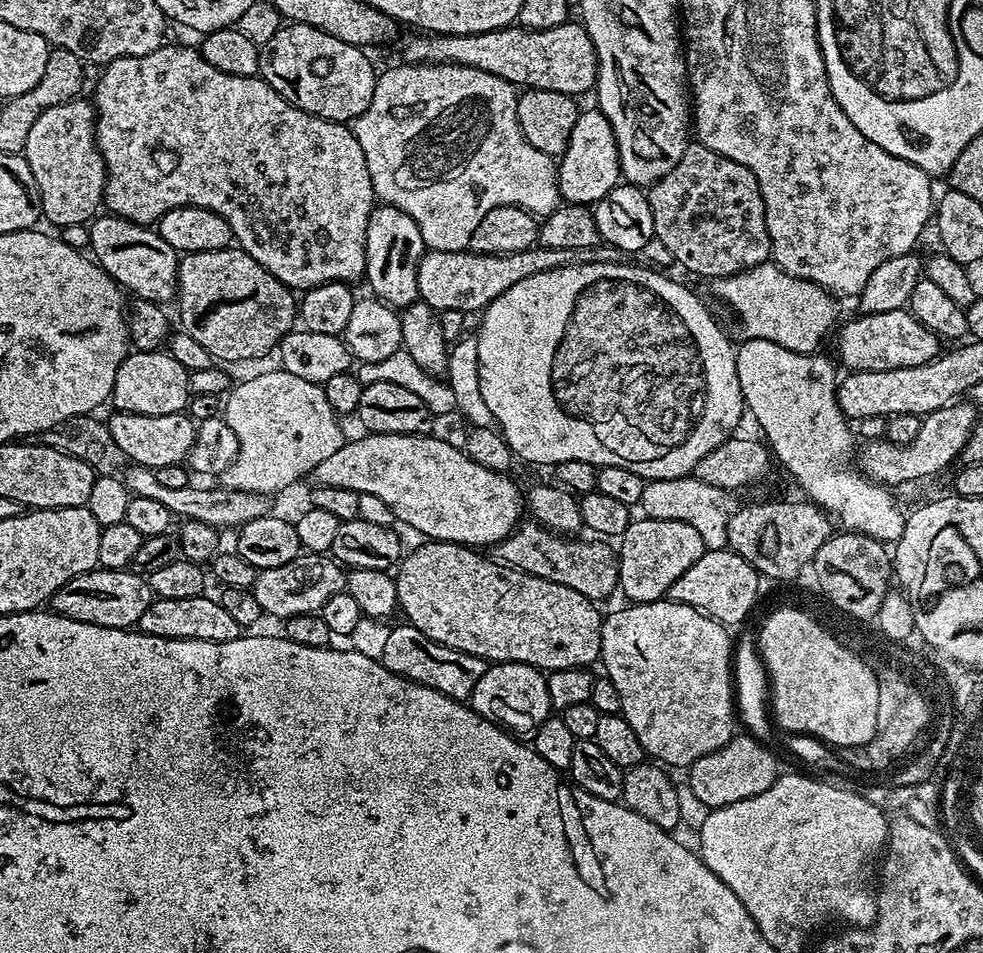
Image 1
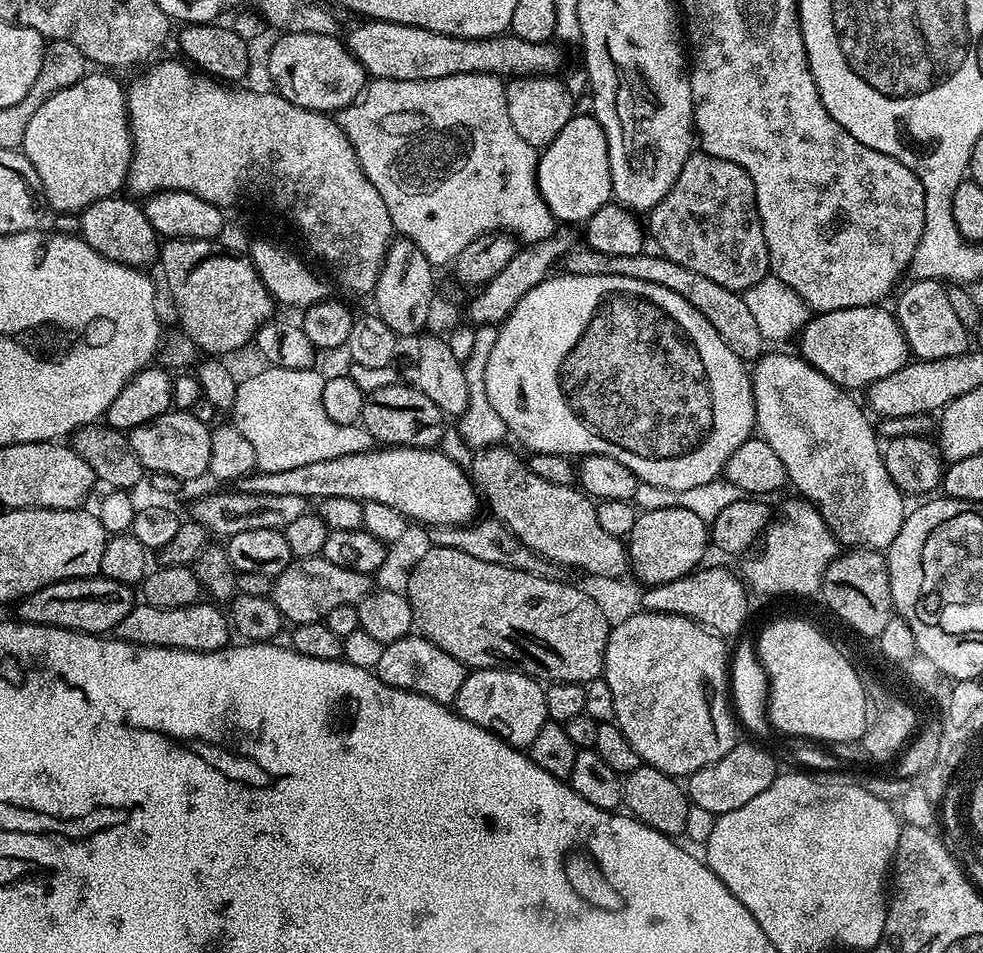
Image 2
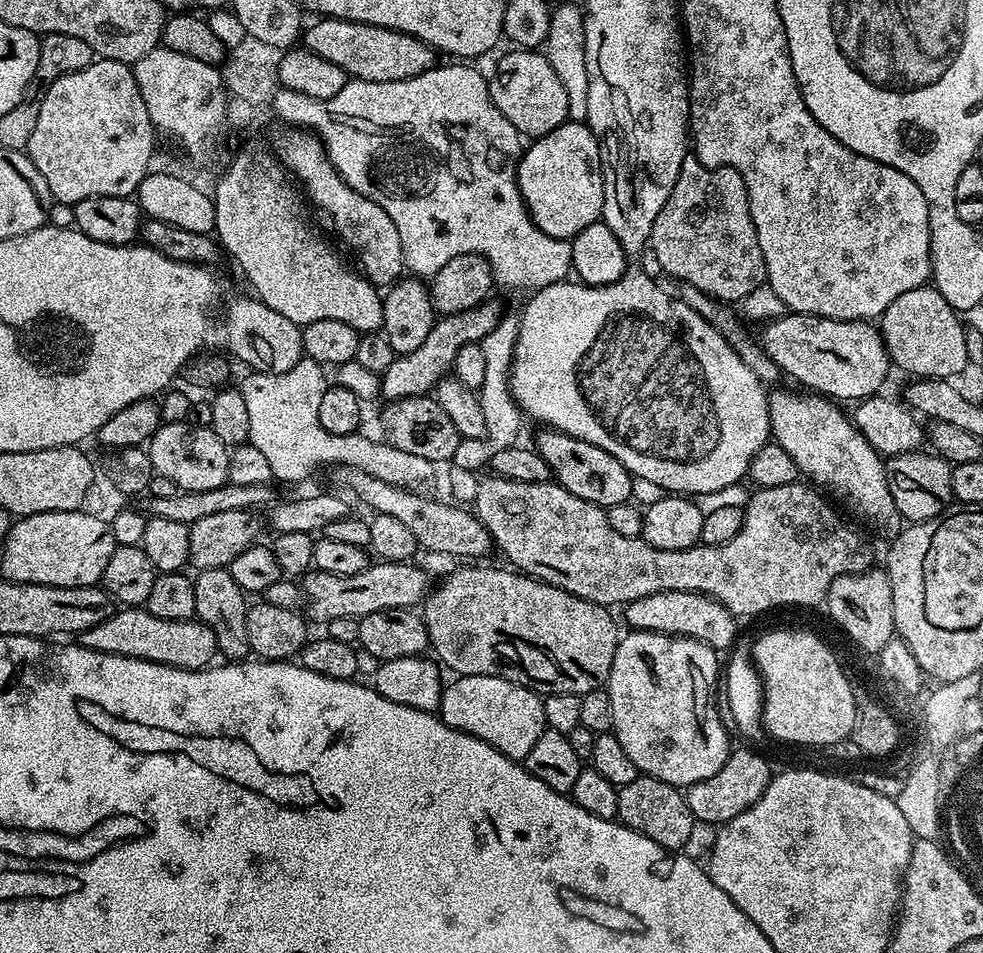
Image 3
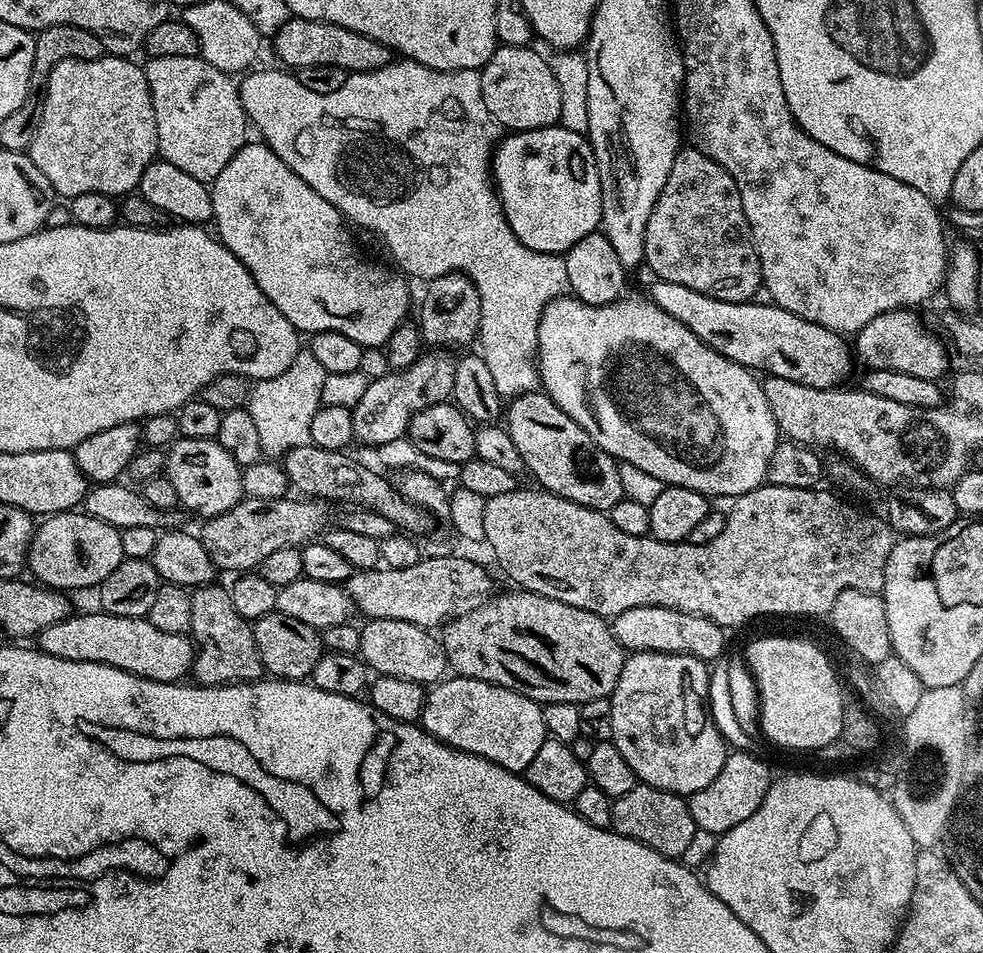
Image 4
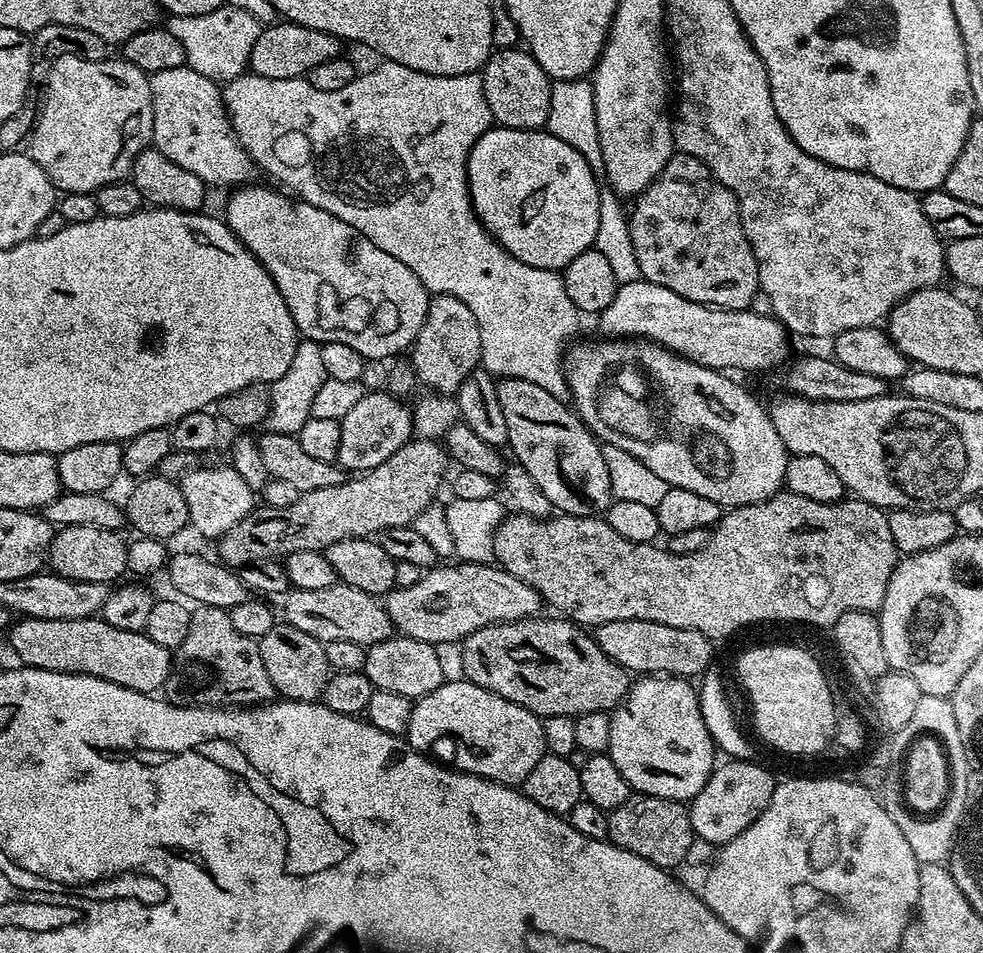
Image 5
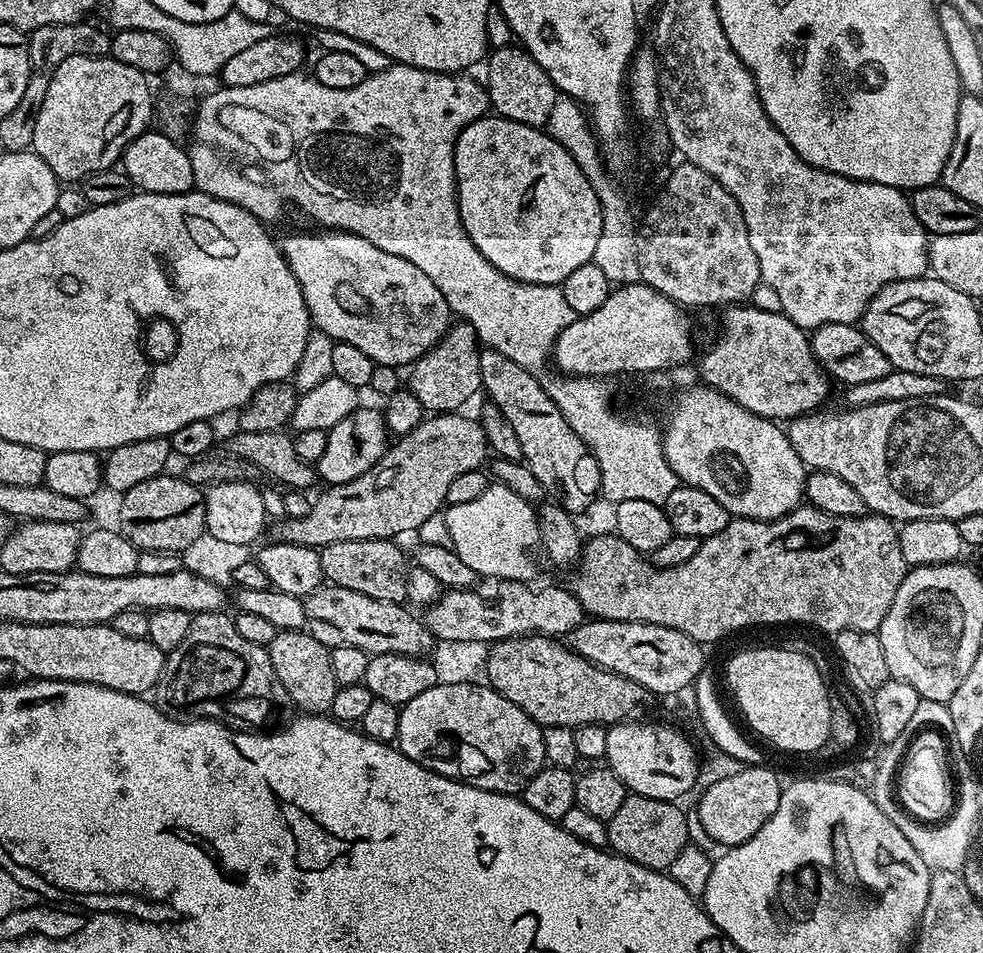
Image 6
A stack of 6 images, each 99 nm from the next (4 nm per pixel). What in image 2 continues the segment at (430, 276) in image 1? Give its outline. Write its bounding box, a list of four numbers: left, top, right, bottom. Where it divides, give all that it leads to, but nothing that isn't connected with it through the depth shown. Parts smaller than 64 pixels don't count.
[562,246,766,362]

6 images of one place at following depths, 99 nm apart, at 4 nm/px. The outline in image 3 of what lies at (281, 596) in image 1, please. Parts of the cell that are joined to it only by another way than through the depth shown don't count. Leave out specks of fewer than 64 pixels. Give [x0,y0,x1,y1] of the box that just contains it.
[302,562,430,622]

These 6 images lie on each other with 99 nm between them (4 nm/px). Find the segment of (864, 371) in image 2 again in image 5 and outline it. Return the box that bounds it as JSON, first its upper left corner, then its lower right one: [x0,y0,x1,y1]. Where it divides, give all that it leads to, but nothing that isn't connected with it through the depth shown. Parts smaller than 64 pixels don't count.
[598,278,790,372]

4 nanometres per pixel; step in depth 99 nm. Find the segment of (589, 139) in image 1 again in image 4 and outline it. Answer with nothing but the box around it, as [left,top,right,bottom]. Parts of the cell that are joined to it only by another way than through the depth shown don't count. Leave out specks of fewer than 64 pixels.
[490,126,601,254]

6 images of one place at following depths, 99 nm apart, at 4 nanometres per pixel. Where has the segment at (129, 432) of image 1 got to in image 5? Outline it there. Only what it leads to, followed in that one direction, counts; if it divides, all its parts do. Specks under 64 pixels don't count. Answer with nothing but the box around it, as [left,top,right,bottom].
[179,466,258,542]

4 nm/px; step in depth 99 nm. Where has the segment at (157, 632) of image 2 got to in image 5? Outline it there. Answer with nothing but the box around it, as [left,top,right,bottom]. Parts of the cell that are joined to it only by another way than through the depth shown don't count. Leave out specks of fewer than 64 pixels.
[7,618,174,694]

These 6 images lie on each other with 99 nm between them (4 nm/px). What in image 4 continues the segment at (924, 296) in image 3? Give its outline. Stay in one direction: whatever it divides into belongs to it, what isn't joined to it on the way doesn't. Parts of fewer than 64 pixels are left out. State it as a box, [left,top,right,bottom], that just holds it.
[854,308,949,381]

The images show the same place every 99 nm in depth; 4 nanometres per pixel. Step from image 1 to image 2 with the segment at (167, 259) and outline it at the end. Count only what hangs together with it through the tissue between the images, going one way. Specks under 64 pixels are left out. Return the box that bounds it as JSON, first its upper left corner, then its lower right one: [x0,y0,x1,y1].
[79,195,158,269]

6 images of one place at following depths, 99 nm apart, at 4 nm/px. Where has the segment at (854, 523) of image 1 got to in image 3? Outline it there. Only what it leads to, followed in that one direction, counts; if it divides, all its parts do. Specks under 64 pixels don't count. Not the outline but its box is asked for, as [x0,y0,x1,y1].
[768,388,897,524]

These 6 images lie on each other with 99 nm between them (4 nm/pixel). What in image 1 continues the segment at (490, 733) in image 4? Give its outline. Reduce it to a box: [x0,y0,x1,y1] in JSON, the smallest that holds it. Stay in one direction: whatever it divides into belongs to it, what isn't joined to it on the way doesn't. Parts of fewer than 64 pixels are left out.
[470,663,553,734]

